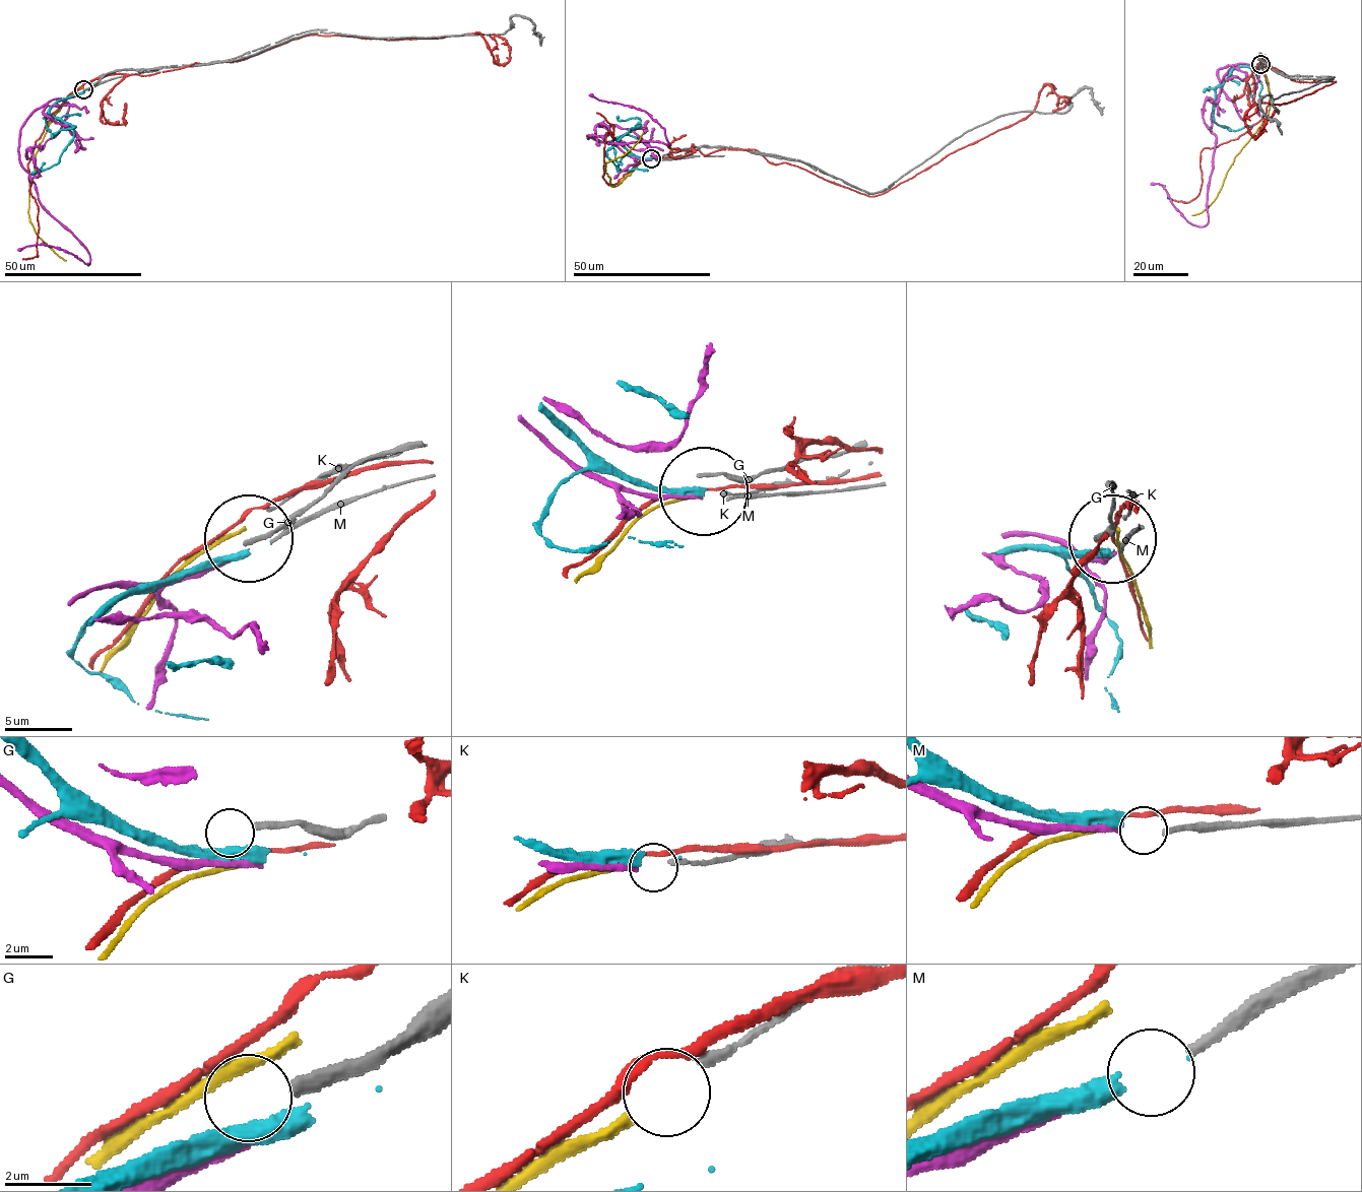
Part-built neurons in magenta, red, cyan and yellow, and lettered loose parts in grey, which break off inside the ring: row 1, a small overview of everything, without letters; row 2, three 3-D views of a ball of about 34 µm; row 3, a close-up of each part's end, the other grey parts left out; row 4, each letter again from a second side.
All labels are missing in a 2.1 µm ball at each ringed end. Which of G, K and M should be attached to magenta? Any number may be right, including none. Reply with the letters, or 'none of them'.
M

